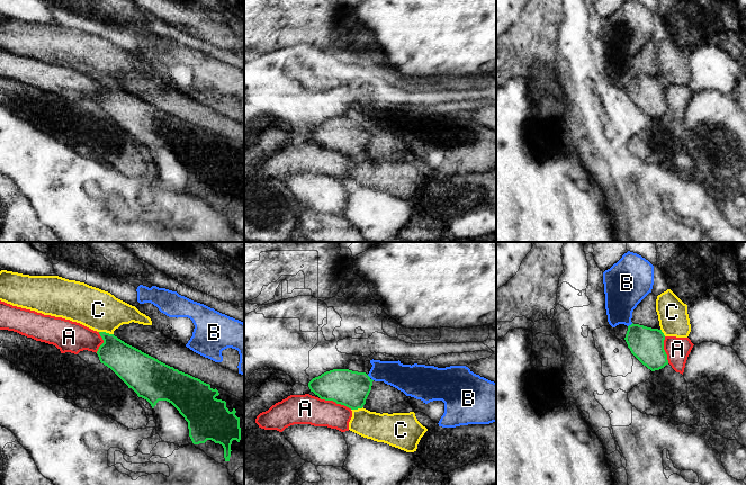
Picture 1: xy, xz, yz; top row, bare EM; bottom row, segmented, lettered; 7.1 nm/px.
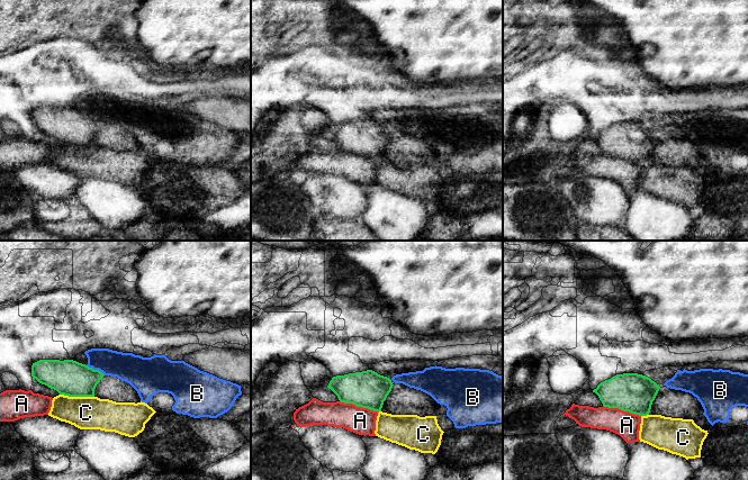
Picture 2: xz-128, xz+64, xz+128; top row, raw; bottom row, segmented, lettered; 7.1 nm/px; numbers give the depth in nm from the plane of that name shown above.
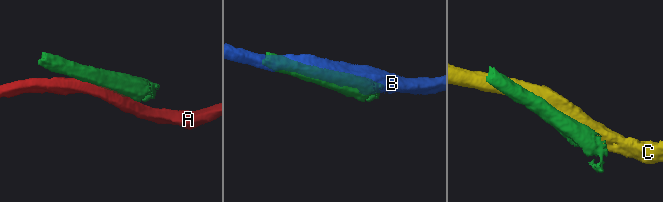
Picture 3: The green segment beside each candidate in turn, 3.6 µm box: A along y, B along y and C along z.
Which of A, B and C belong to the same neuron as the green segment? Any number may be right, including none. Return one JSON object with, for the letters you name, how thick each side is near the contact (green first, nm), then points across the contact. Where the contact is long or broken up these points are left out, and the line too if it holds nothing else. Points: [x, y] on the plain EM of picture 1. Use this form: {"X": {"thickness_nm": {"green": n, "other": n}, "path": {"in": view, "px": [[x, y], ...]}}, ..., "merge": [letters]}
{"merge": []}

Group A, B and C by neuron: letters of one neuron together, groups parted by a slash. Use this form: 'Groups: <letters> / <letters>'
Groups: A / B / C

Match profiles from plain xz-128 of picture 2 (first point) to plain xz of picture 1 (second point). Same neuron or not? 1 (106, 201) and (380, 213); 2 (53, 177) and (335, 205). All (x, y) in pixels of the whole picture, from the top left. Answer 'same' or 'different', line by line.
1: same
2: same

